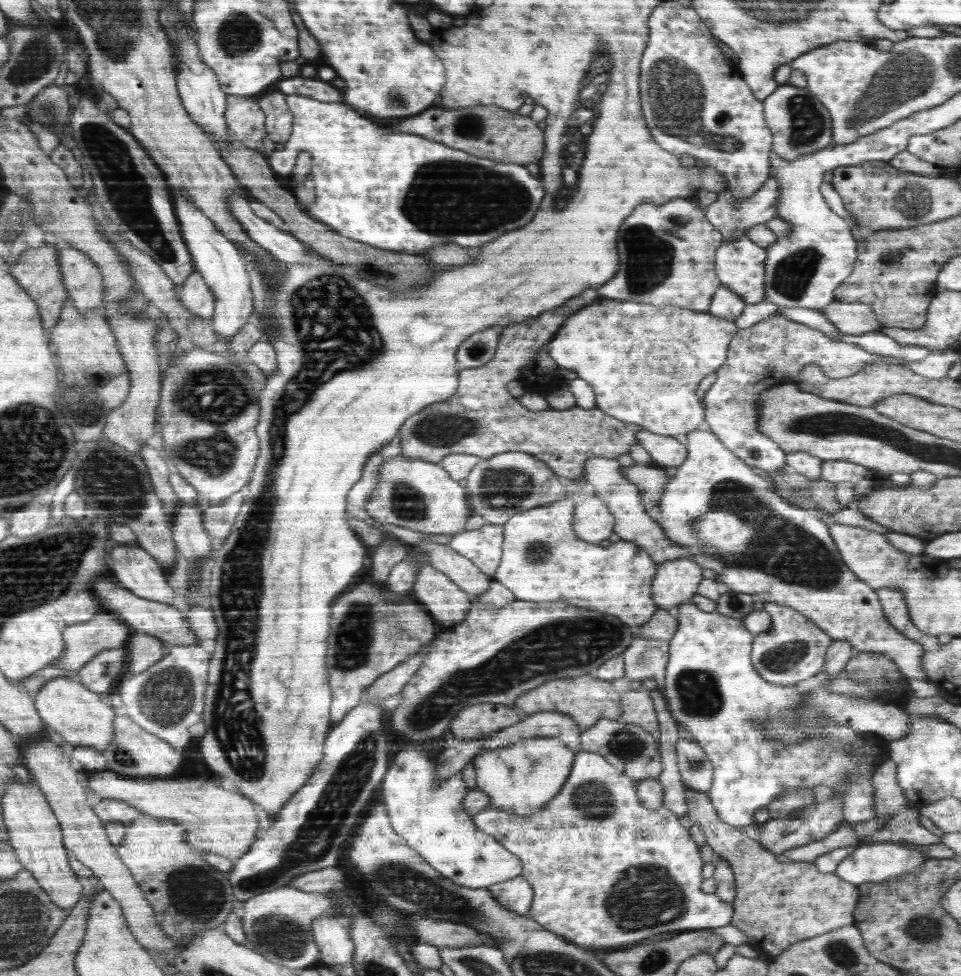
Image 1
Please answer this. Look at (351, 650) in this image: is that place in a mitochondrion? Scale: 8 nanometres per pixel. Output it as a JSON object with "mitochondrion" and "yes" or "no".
{"mitochondrion":"yes"}

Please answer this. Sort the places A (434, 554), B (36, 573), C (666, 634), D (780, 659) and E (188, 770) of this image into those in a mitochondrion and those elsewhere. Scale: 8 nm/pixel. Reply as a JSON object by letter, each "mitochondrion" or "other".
{"A":"other","B":"mitochondrion","C":"other","D":"mitochondrion","E":"other"}

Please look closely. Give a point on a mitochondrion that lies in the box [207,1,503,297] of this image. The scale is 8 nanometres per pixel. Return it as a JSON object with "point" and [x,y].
{"point":[239,35]}

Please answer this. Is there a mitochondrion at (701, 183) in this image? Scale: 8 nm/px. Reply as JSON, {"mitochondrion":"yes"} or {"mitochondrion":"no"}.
{"mitochondrion":"no"}

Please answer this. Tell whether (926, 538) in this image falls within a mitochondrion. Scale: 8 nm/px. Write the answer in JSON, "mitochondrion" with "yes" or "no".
{"mitochondrion":"no"}

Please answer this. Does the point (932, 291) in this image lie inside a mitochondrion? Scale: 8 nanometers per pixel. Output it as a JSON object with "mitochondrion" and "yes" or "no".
{"mitochondrion":"no"}

